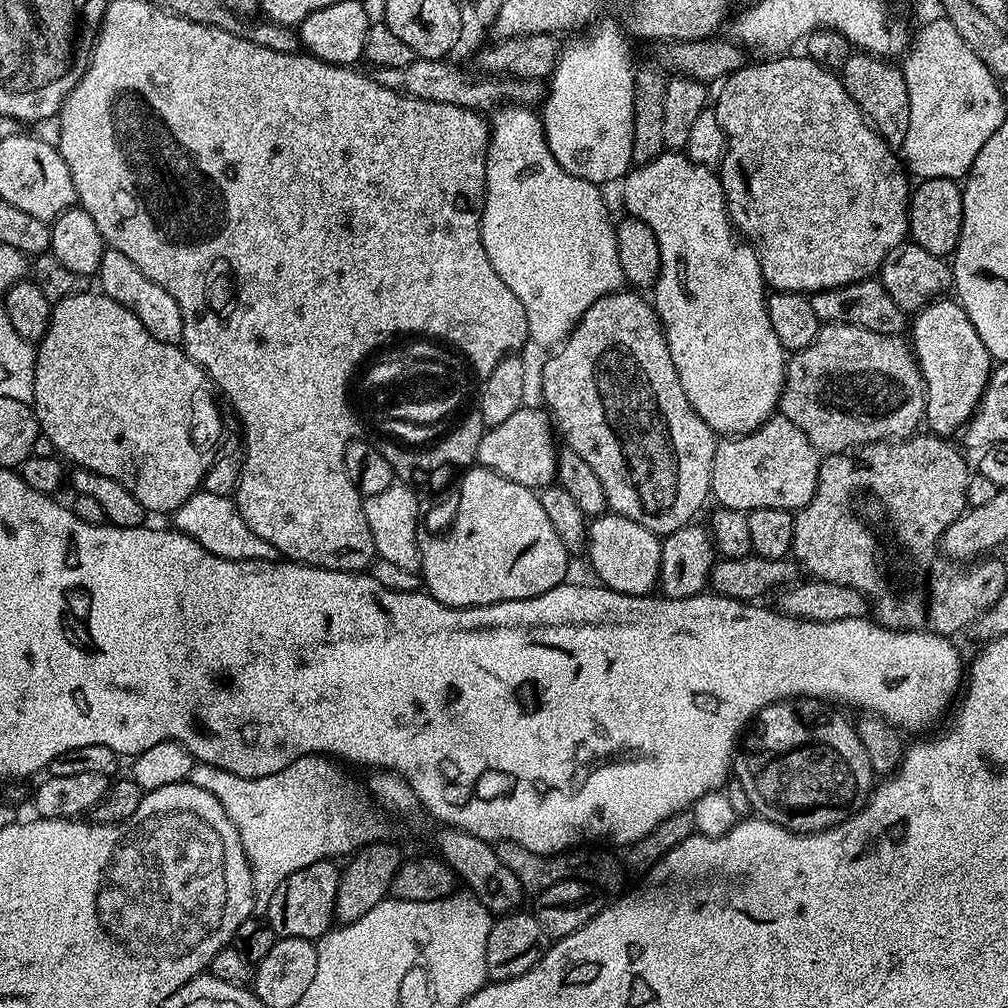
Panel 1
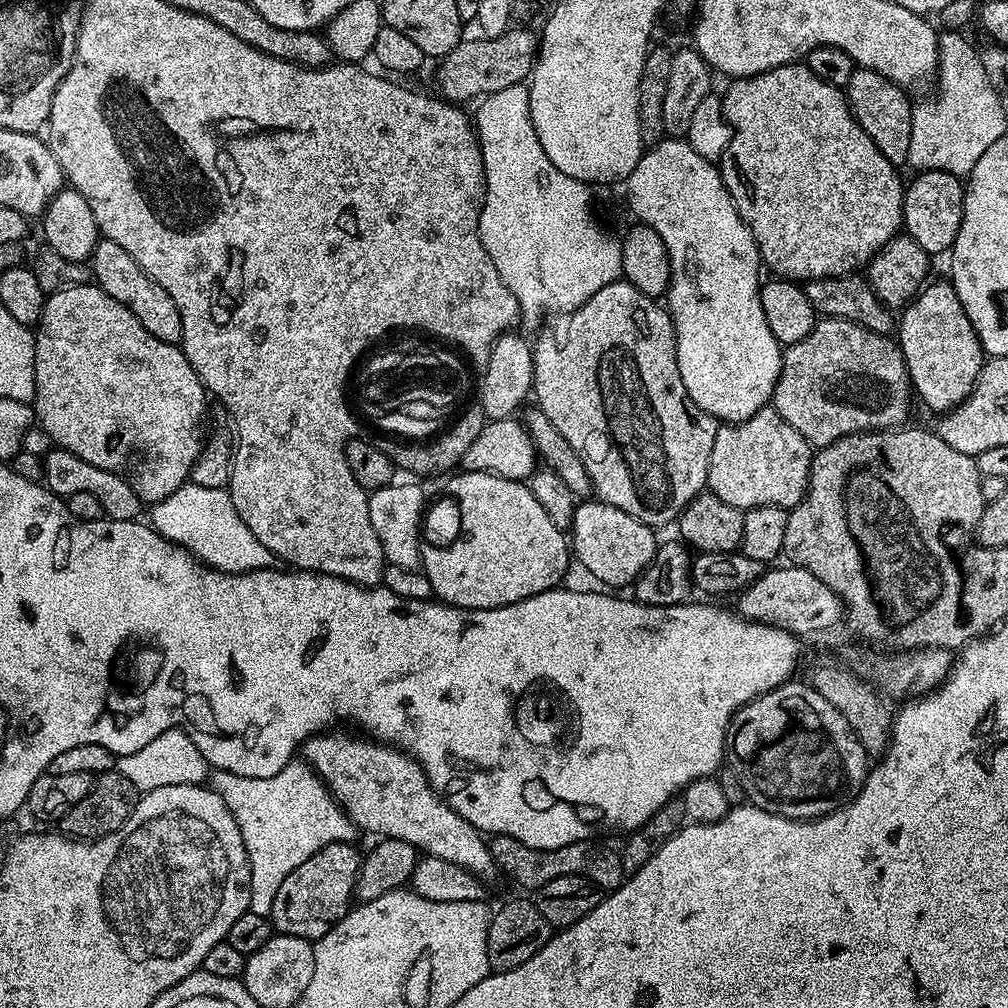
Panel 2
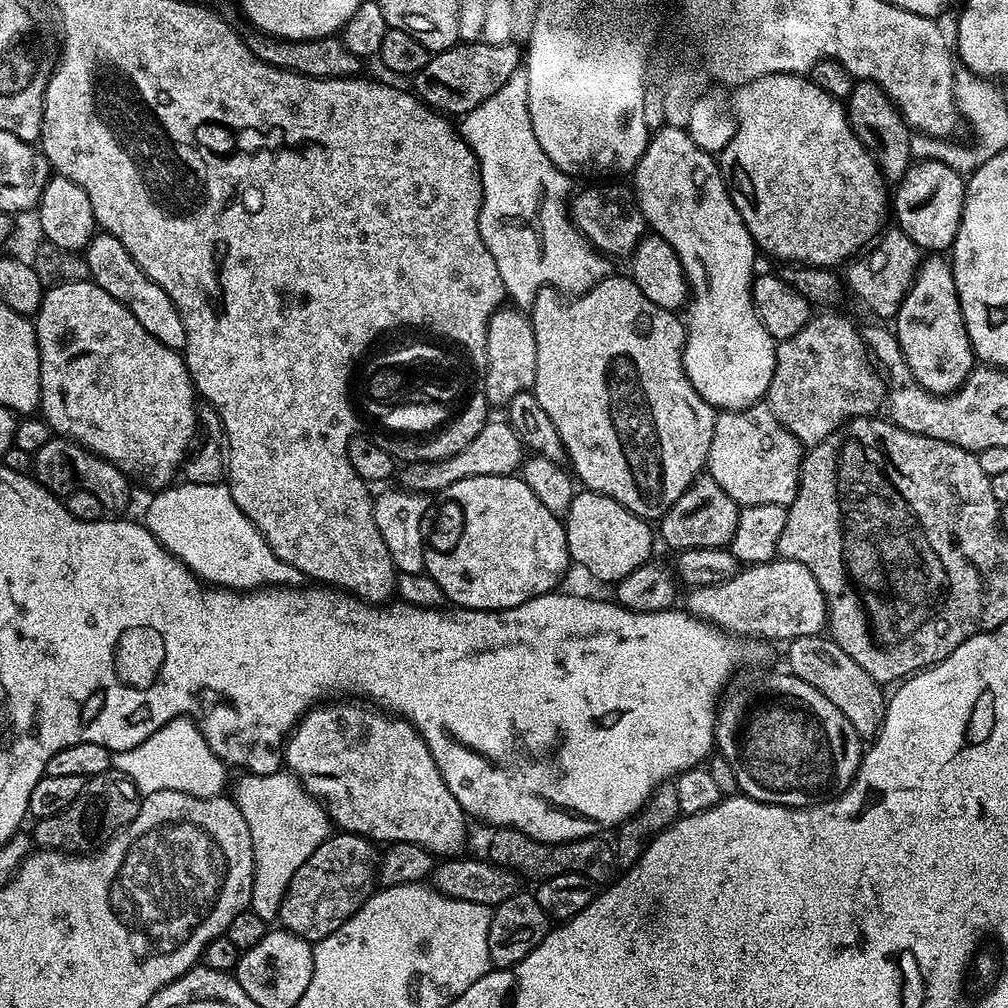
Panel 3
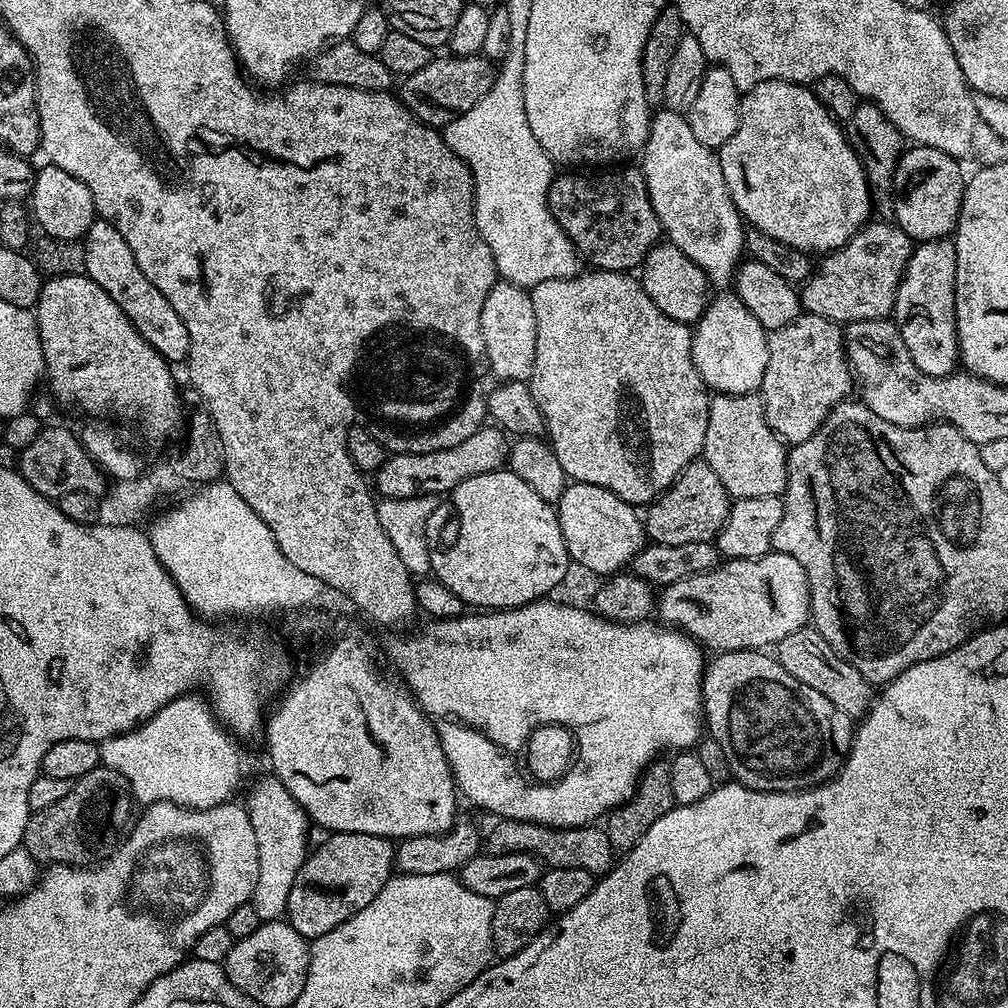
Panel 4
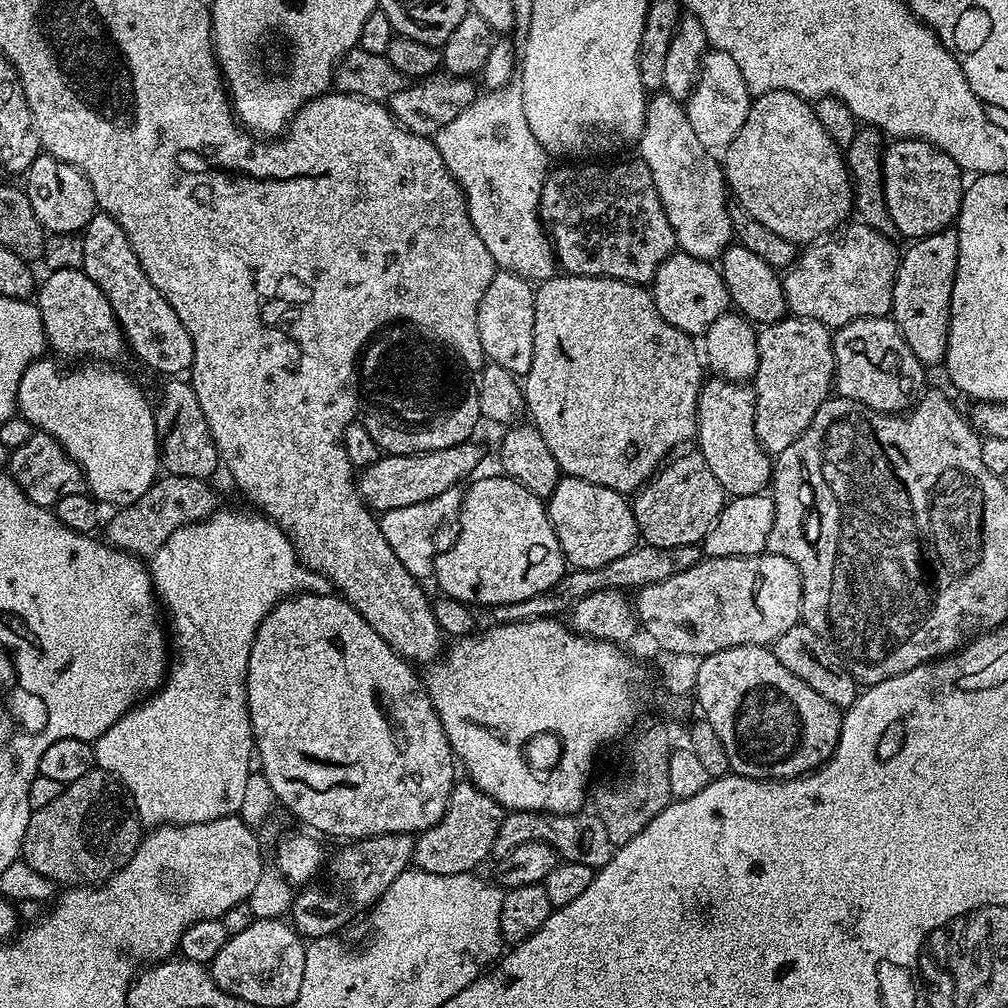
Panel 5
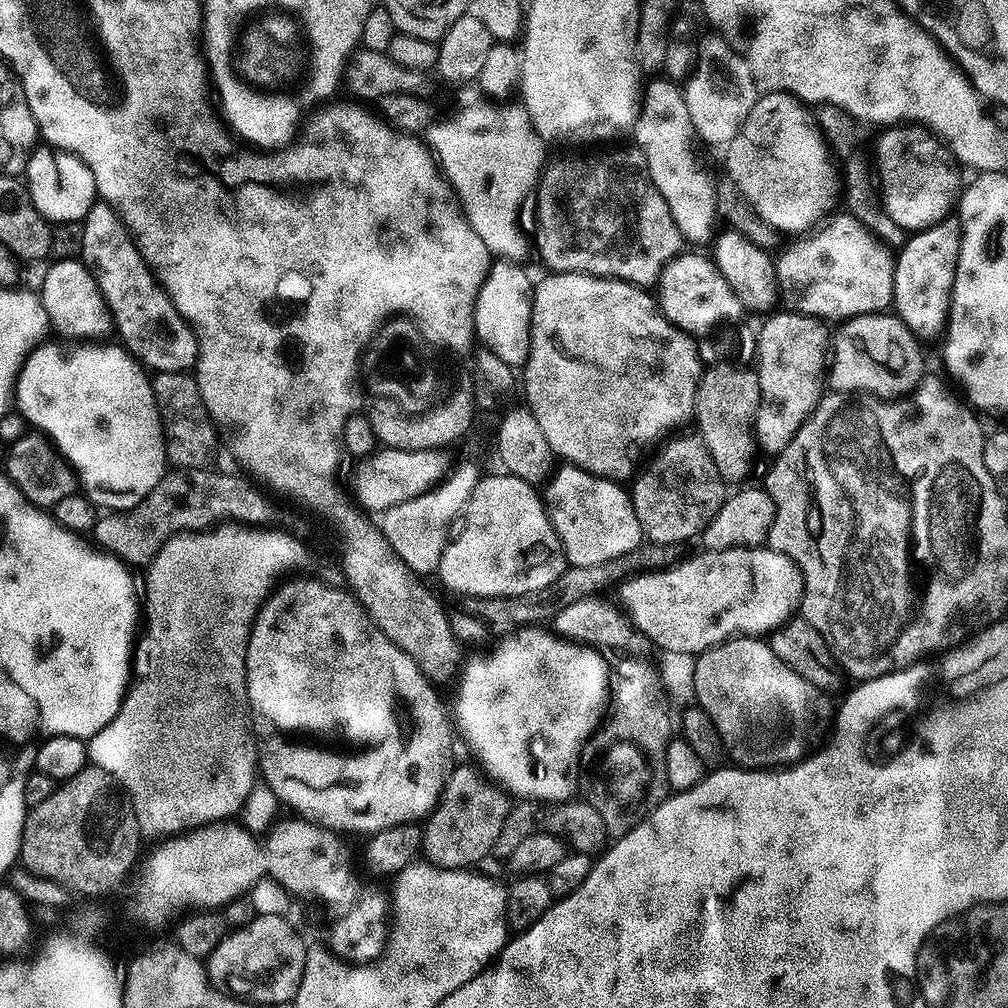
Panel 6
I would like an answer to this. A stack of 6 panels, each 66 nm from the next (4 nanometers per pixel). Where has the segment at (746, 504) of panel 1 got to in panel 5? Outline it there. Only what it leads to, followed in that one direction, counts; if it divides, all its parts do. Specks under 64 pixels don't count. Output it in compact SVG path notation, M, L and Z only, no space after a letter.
M723 378L711 379L705 379L700 385L696 407L696 431L700 440L698 450L729 497L764 492L772 479L774 460L756 437L755 387Z

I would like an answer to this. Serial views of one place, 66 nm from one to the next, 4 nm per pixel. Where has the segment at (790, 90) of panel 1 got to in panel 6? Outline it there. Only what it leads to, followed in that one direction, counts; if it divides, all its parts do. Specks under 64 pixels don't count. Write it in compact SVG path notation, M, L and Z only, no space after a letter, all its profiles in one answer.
M764 92L740 127L739 136L726 146L726 175L742 190L748 205L781 234L815 229L833 211L842 192L828 142L807 111L811 112L788 92Z

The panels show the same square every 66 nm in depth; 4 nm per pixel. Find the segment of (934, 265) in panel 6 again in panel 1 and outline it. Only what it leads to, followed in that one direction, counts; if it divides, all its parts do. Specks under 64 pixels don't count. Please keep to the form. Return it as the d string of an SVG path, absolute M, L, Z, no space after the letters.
M937 298L915 313L910 320L911 332L910 343L926 386L924 420L926 428L928 424L927 431L941 438L952 438L956 431L957 435L967 425L980 404L982 394L994 371L992 355L986 350L982 338L978 338L978 330L974 330L974 322L970 322L966 310L952 298Z

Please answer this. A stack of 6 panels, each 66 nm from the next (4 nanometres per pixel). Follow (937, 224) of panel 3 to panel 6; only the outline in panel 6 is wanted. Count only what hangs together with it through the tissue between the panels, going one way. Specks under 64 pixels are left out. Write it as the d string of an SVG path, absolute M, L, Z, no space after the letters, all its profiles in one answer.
M915 122L888 126L881 132L884 133L876 140L874 176L886 214L890 214L890 218L894 218L894 222L898 222L898 226L902 226L908 234L945 220L962 191L961 169L949 152L948 145Z

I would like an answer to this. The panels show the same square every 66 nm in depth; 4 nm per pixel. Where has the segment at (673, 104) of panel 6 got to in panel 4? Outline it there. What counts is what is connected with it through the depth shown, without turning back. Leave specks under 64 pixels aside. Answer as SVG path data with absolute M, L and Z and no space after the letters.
M667 110L657 112L660 113L651 117L648 141L642 149L642 171L654 214L663 235L704 271L709 285L729 287L745 255L746 224L726 186L720 157L694 138L687 115Z

